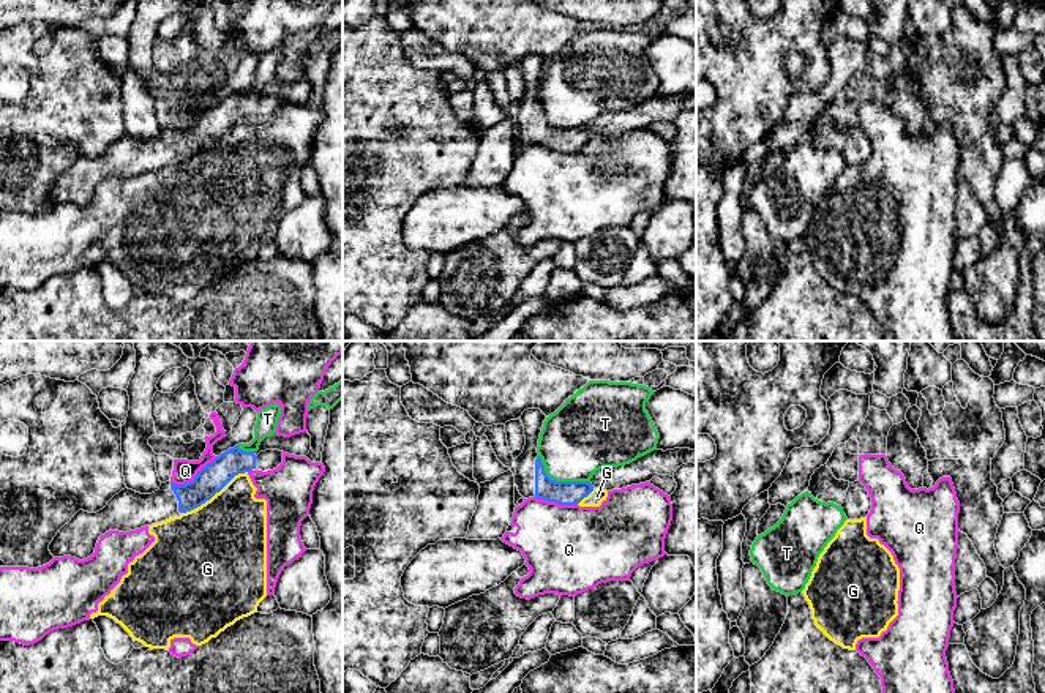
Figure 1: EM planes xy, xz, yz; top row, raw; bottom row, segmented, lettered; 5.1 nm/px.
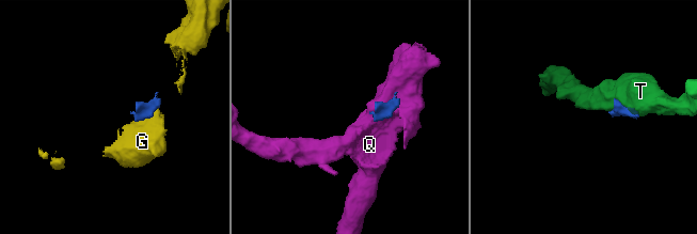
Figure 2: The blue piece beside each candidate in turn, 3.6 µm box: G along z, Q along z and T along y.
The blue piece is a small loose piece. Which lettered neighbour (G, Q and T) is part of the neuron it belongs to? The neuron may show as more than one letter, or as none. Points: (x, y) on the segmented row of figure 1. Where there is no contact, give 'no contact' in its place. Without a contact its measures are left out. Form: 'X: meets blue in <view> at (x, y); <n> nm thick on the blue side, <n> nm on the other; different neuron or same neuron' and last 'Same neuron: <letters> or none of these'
G: meets blue in xy at (213, 494); 150 nm thick on the blue side, 440 nm on the other; different neuron
Q: meets blue in xy at (194, 477); 150 nm thick on the blue side, 120 nm on the other; different neuron
T: meets blue in xz at (559, 482); 130 nm thick on the blue side, 380 nm on the other; different neuron
Same neuron: none of these

